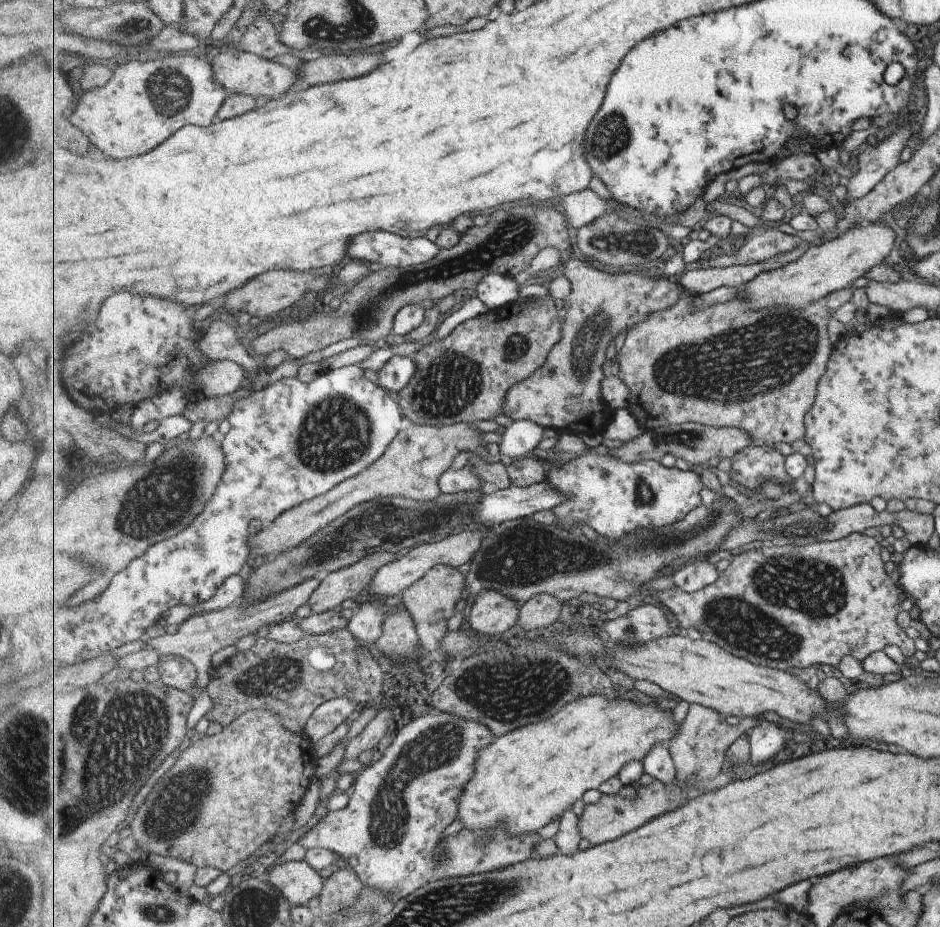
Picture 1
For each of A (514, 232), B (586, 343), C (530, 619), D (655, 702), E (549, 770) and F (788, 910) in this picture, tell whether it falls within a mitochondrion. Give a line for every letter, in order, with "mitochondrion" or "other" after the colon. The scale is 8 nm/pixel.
A: mitochondrion
B: mitochondrion
C: other
D: other
E: other
F: other

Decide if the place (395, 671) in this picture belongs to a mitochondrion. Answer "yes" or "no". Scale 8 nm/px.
no

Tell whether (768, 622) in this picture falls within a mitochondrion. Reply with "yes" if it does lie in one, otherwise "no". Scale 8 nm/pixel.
yes

